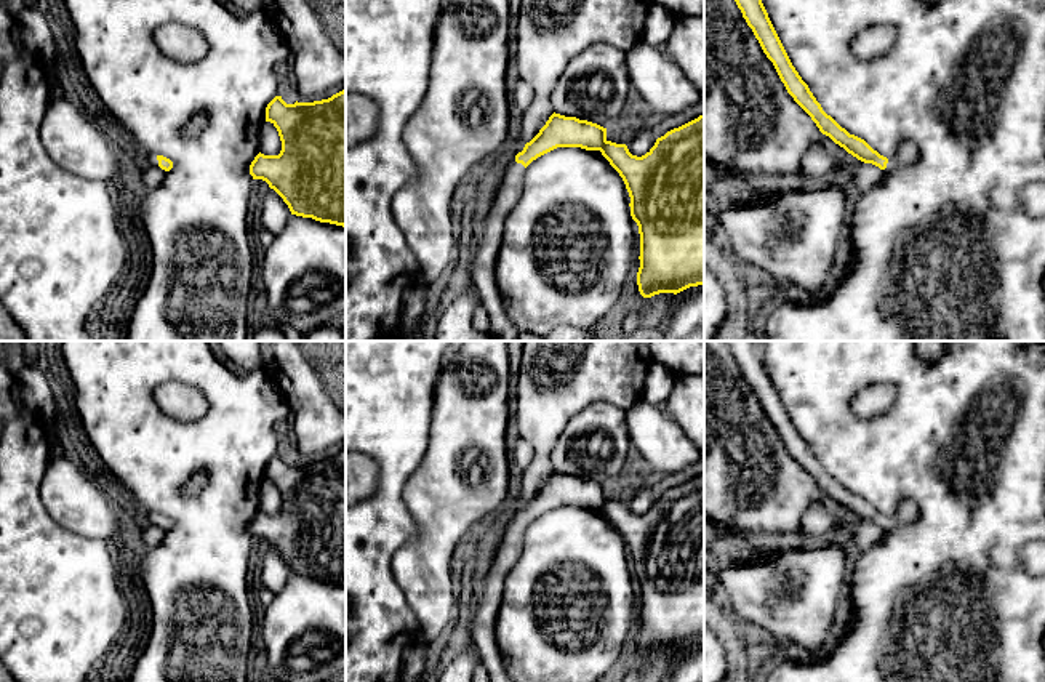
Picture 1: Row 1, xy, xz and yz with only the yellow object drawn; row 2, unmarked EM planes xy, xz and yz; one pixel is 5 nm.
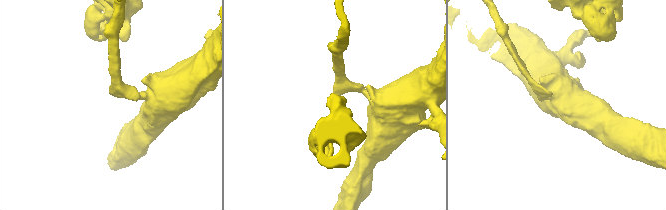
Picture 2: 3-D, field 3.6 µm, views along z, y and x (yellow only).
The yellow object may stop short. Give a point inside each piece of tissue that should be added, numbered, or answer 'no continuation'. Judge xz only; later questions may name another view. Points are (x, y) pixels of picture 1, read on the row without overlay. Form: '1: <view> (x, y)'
1: xz (480, 621)

